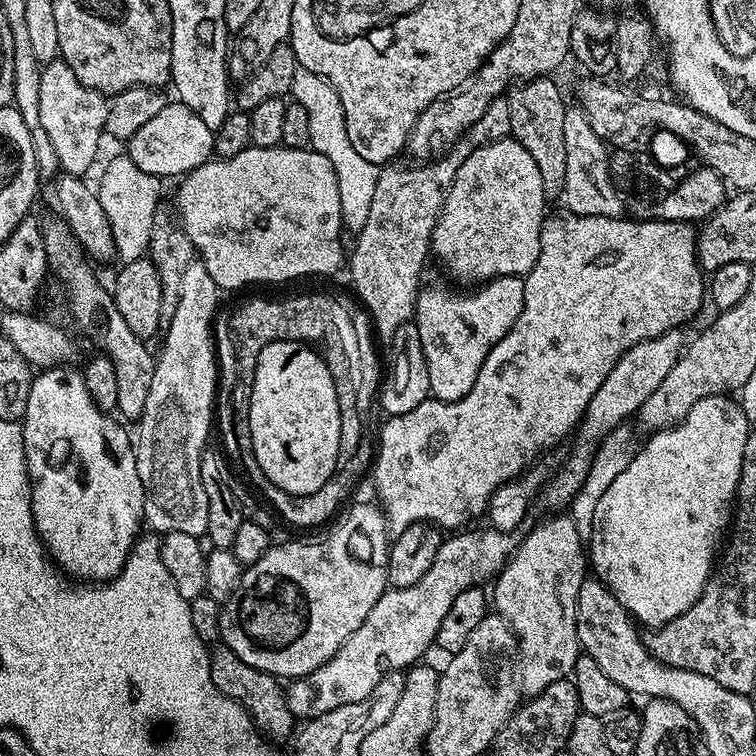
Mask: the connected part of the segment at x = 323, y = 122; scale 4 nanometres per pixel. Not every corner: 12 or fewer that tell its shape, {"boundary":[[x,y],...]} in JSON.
{"boundary":[[297,67],[290,96],[310,114],[311,151],[330,158],[344,228],[366,226],[380,168],[354,154],[342,102]]}

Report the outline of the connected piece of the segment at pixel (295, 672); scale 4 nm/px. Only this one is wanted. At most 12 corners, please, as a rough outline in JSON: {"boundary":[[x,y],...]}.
{"boundary":[[384,509],[241,571],[220,640],[291,682],[366,622],[388,583]]}

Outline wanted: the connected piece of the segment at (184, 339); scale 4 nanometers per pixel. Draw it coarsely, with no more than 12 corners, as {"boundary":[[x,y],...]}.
{"boundary":[[186,266],[134,436],[144,520],[208,530],[216,283]]}

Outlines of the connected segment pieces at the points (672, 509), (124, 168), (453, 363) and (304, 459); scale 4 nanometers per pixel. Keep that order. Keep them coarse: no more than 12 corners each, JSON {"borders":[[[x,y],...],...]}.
{"borders":[[[731,395],[651,433],[591,571],[661,628],[707,586],[749,431]],[[127,155],[104,168],[96,196],[117,257],[139,260],[159,209],[161,177]],[[495,276],[421,287],[414,323],[437,400],[470,394],[524,305]],[[270,342],[249,399],[262,474],[292,495],[335,474],[334,378]]]}

